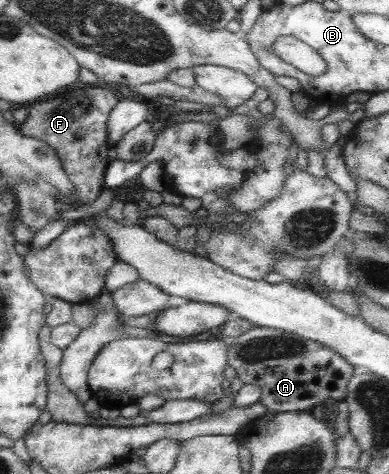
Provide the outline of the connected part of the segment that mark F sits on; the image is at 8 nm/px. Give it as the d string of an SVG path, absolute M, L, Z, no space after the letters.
M77 80L70 88L54 92L46 102L36 102L28 108L28 118L16 126L22 136L40 140L52 148L60 161L62 174L72 186L72 197L60 197L52 188L52 198L64 207L76 208L92 202L104 190L104 169L109 164L107 152L110 144L106 138L106 122L120 96L98 84L82 84Z

